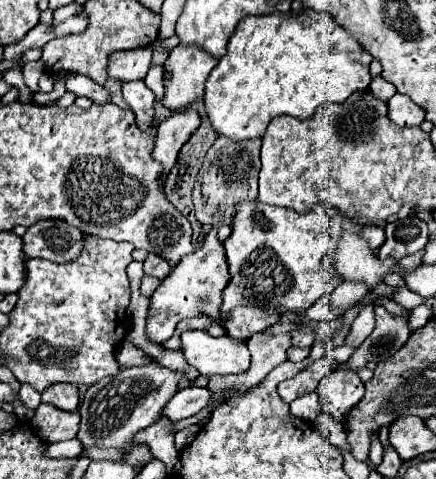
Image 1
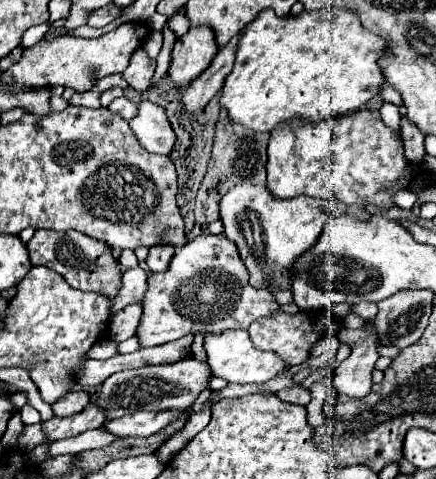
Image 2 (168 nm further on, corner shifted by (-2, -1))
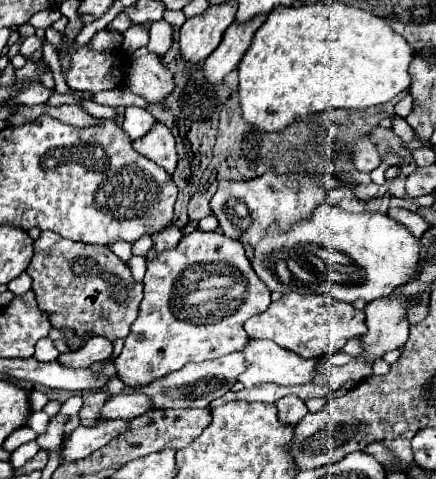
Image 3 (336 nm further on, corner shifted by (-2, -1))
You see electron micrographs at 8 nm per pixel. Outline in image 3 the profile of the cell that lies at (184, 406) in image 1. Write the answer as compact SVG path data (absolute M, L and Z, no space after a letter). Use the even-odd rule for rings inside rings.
M101 420L95 426L79 426L77 430L73 430L73 434L63 442L65 446L65 454L61 456L65 462L69 460L79 460L89 456L93 450L109 444L111 440L115 440L117 436L125 434L131 426L131 420Z

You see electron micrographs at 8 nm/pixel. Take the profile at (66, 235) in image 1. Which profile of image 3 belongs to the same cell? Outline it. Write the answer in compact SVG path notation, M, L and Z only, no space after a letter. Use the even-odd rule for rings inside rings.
M45 230L35 240L35 254L27 274L33 278L33 292L39 306L45 312L51 312L53 328L77 330L77 338L69 342L71 348L79 346L85 332L105 336L111 342L115 338L125 338L137 318L143 284L133 280L129 266L123 264L107 246L73 242Z

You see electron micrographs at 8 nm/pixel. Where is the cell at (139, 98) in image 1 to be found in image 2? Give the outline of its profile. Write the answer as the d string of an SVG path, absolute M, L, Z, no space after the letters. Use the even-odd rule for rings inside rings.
M141 102L137 118L129 122L131 130L135 132L137 140L141 140L141 146L147 152L169 156L175 144L175 132L163 112L157 104Z

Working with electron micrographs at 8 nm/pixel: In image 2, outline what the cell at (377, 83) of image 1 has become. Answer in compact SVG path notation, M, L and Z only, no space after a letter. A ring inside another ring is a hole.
M385 102L385 104L383 104L383 108L381 108L379 112L381 112L383 122L385 122L389 128L393 128L395 132L399 132L399 130L401 130L401 126L399 126L399 108L397 108L397 106L393 106L393 104Z

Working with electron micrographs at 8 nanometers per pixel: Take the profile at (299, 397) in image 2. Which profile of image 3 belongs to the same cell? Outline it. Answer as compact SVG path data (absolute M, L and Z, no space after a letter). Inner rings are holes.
M285 396L285 398L279 398L275 402L277 410L279 410L279 416L281 416L281 422L285 424L297 424L309 410L305 406L305 402L299 398L299 396Z

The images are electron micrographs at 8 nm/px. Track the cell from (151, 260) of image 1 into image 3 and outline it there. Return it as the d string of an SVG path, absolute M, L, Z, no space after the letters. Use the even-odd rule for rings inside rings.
M169 226L169 228L165 228L161 234L153 234L155 238L153 238L153 250L157 252L157 254L161 254L161 252L165 252L165 250L171 250L171 248L175 248L177 244L179 244L179 240L181 240L181 230L177 228L177 226Z

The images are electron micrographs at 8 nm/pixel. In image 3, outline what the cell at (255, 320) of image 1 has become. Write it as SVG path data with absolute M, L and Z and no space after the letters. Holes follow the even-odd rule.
M195 230L183 236L173 250L159 254L157 258L147 262L147 274L143 282L145 298L141 300L139 316L131 324L131 332L125 338L123 352L115 360L117 376L127 386L149 384L153 378L161 378L173 370L183 368L189 362L213 360L229 352L241 350L247 342L247 334L243 330L245 320L265 312L271 304L271 292L251 268L243 244L227 238L221 232Z

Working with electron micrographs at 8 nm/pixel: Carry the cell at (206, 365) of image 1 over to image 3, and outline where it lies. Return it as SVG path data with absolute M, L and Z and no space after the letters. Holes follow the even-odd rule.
M249 338L245 348L241 350L245 356L245 372L237 376L239 382L243 382L245 388L257 386L257 384L265 384L265 382L273 382L273 384L281 384L281 386L295 386L295 384L307 384L313 376L315 376L315 366L317 360L305 360L281 346L277 346L275 342L269 340L253 340Z

